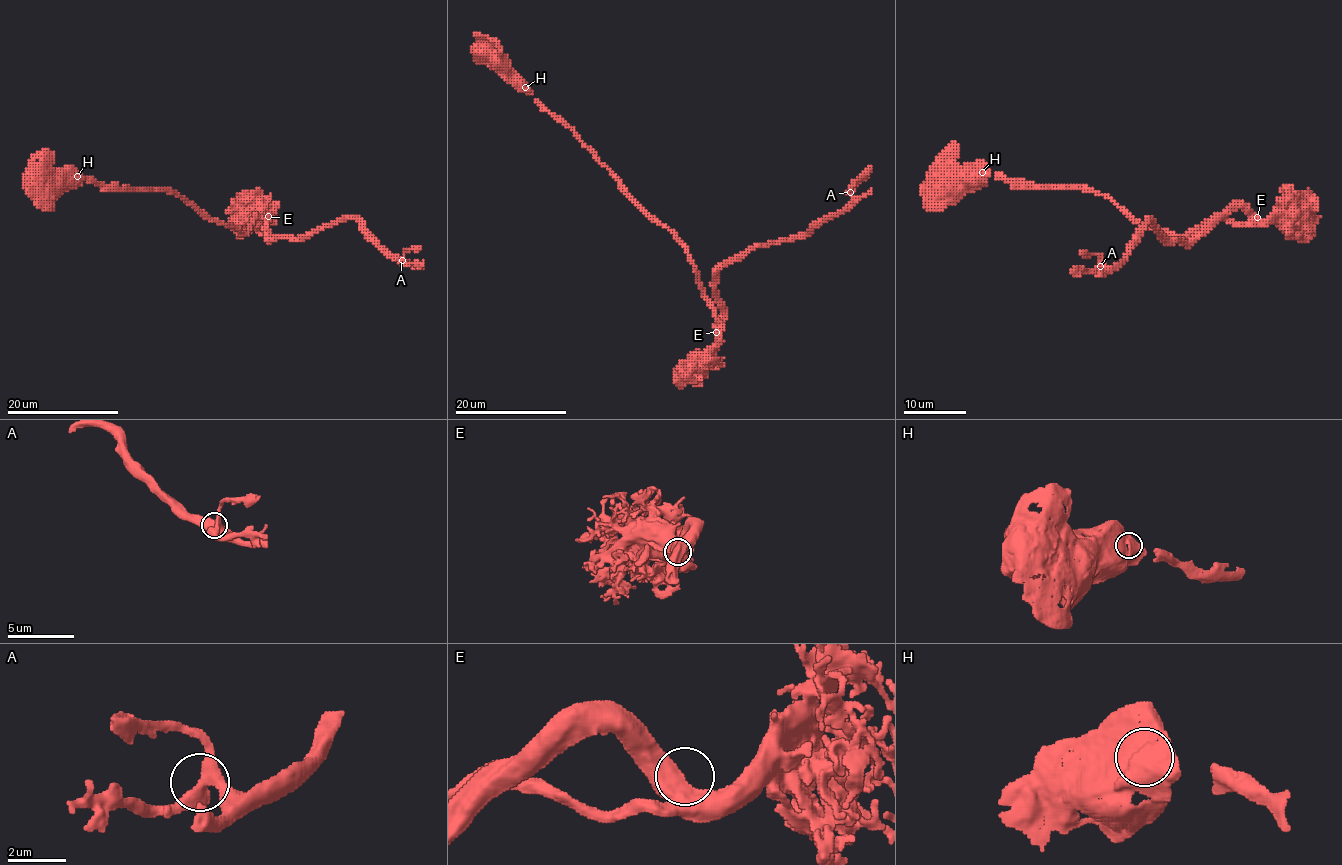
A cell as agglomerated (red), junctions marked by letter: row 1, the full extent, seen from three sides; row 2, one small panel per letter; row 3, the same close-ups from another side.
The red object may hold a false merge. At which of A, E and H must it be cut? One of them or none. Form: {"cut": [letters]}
{"cut": []}

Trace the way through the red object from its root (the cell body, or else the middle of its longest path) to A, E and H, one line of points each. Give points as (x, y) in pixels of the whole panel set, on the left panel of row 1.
A: (35, 176), (166, 189), (242, 233), (257, 218), (271, 222), (275, 208), (270, 237), (354, 218), (402, 260)
E: (35, 176), (95, 179), (117, 189), (166, 189), (242, 233), (257, 218), (271, 222), (268, 216)
H: (35, 176), (47, 179), (54, 173), (77, 176)

